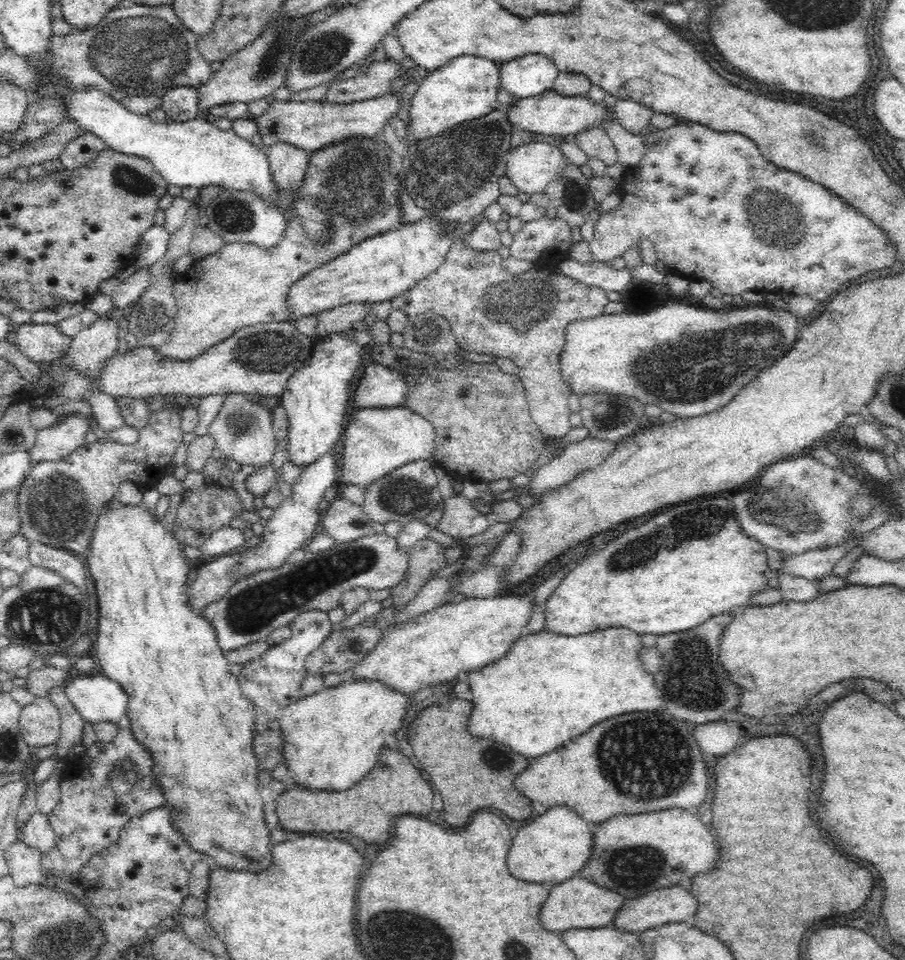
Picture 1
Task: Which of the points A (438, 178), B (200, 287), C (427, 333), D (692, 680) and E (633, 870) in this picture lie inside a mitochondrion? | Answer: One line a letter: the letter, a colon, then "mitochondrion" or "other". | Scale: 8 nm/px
A: mitochondrion
B: other
C: mitochondrion
D: mitochondrion
E: mitochondrion

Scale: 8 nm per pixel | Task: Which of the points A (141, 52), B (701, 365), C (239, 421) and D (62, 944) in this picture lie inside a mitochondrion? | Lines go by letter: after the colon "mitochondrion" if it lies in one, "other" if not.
A: mitochondrion
B: mitochondrion
C: mitochondrion
D: mitochondrion

